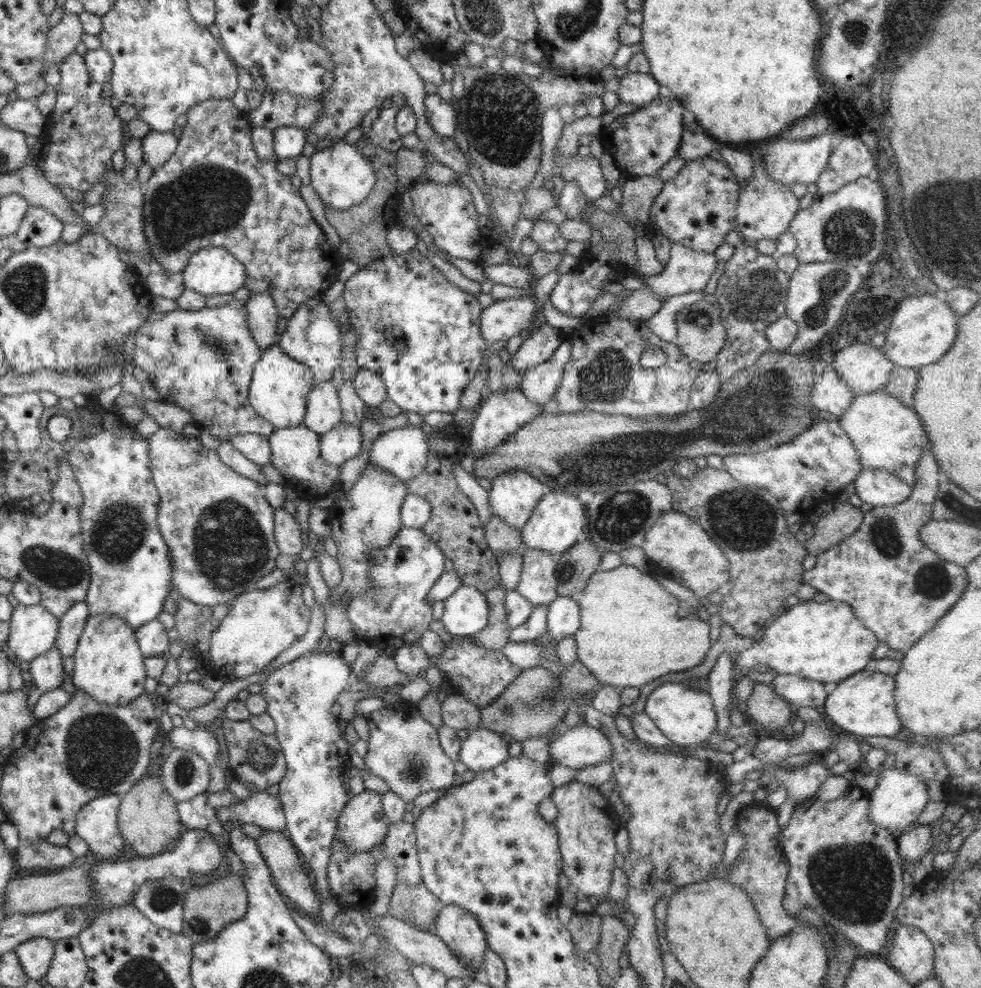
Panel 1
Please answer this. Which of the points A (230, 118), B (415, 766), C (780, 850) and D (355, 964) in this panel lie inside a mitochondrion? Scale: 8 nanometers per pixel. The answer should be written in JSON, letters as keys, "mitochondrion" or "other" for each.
{"A":"other","B":"mitochondrion","C":"other","D":"other"}

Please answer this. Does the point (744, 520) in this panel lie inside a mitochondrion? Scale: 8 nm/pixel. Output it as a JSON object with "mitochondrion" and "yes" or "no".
{"mitochondrion":"yes"}

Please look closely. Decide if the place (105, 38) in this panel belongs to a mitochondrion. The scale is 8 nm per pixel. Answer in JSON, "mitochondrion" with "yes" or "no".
{"mitochondrion":"no"}

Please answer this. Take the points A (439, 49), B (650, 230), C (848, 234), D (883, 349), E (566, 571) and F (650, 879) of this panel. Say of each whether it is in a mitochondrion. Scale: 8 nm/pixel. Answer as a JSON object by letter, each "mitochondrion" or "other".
{"A":"other","B":"other","C":"mitochondrion","D":"other","E":"mitochondrion","F":"other"}

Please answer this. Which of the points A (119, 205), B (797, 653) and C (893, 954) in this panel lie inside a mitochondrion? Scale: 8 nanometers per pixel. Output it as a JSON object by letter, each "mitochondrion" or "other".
{"A":"mitochondrion","B":"other","C":"other"}

